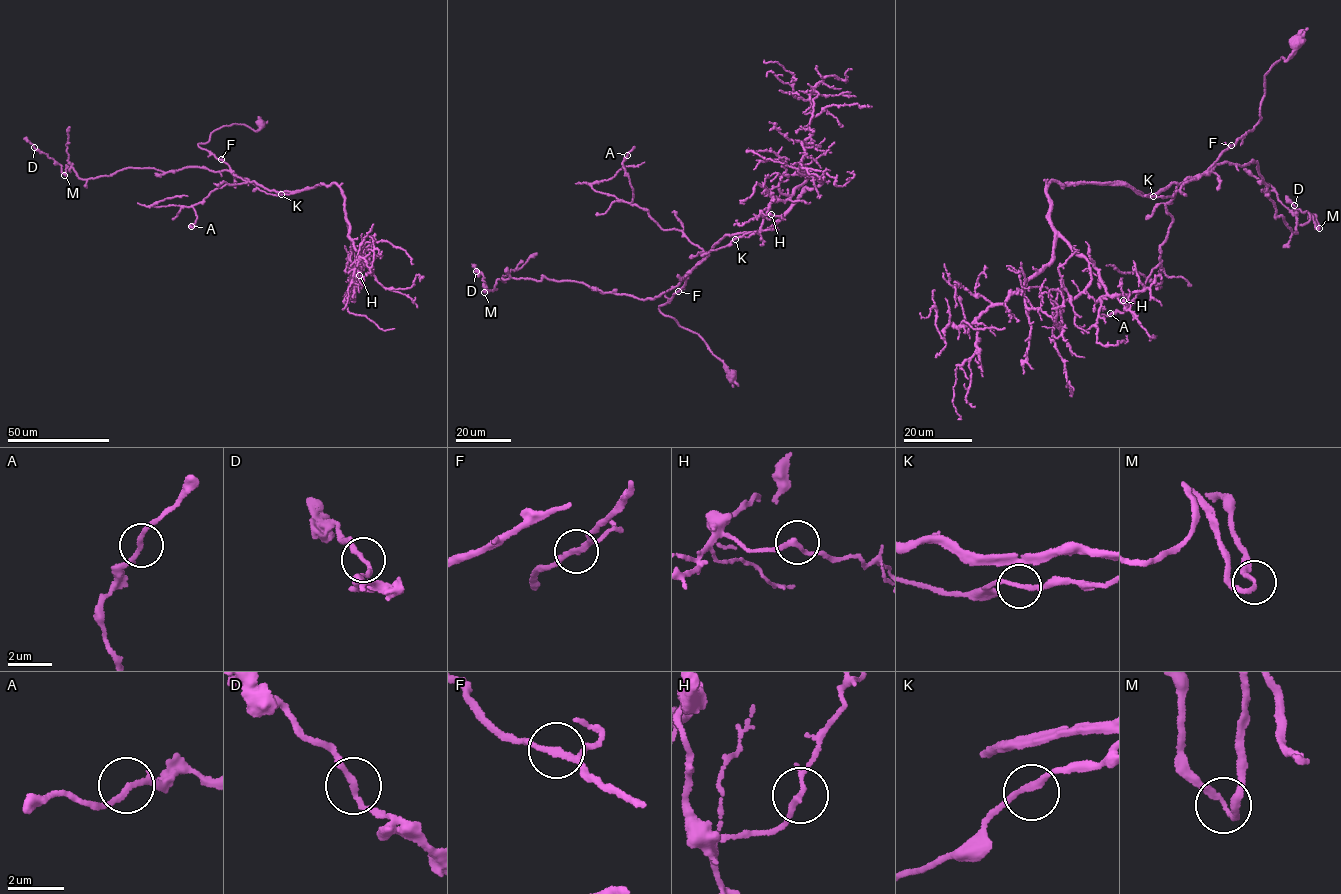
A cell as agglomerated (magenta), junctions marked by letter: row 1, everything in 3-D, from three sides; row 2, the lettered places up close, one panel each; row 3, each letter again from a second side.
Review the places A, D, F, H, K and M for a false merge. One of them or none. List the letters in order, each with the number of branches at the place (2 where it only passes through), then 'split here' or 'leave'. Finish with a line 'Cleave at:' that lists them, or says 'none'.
A: branches 2; leave
D: branches 2; leave
F: branches 2; leave
H: branches 2; leave
K: branches 2; leave
M: branches 2; leave
Cleave at: none

